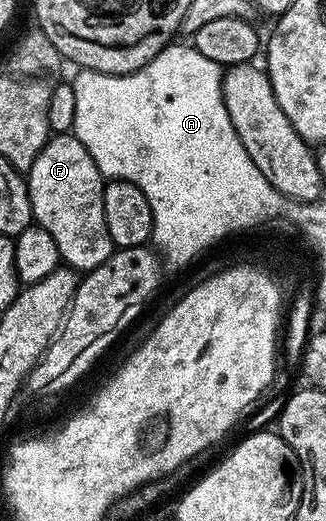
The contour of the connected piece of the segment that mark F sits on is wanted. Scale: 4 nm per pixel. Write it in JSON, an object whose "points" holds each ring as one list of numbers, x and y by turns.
{"points":[[53,134,49,143,35,156,31,168,27,172,29,184,29,199,33,209,33,220,42,226,51,240,55,240,55,248,59,248,62,263,68,269,78,272,88,272,99,268,114,252,111,232,107,232,107,216,103,216,103,192,106,179,102,178,95,160,91,160,91,152,83,148,76,134]]}

